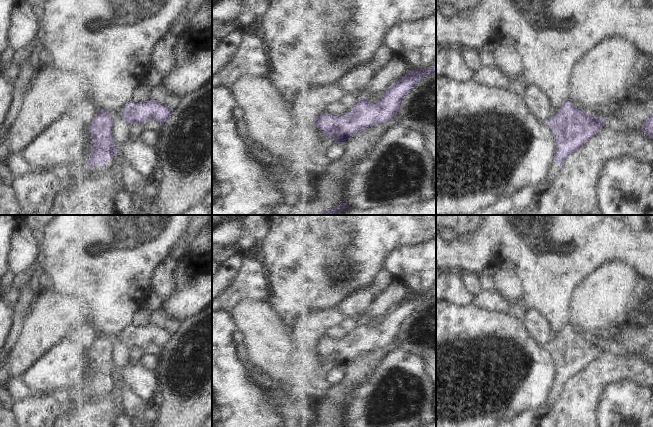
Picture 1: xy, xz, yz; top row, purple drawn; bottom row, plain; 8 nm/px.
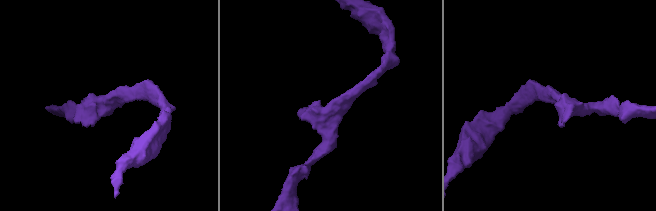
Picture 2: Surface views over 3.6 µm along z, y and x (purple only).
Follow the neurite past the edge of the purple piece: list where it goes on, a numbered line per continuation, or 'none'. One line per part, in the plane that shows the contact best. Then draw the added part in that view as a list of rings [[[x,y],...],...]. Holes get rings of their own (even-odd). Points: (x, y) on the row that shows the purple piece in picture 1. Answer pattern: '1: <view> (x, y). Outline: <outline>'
none

